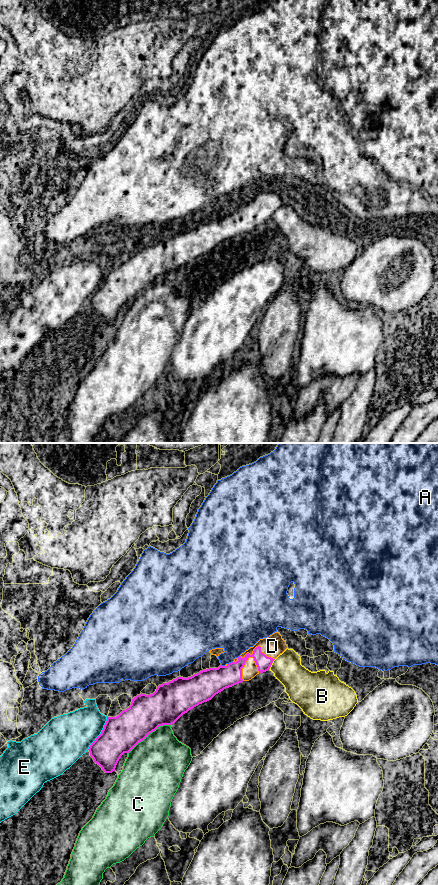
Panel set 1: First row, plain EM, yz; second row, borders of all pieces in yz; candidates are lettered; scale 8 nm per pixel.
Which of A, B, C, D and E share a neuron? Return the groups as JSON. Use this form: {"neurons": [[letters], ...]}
{"neurons": [["A"], ["B"], ["C"], ["D"], ["E"]]}

